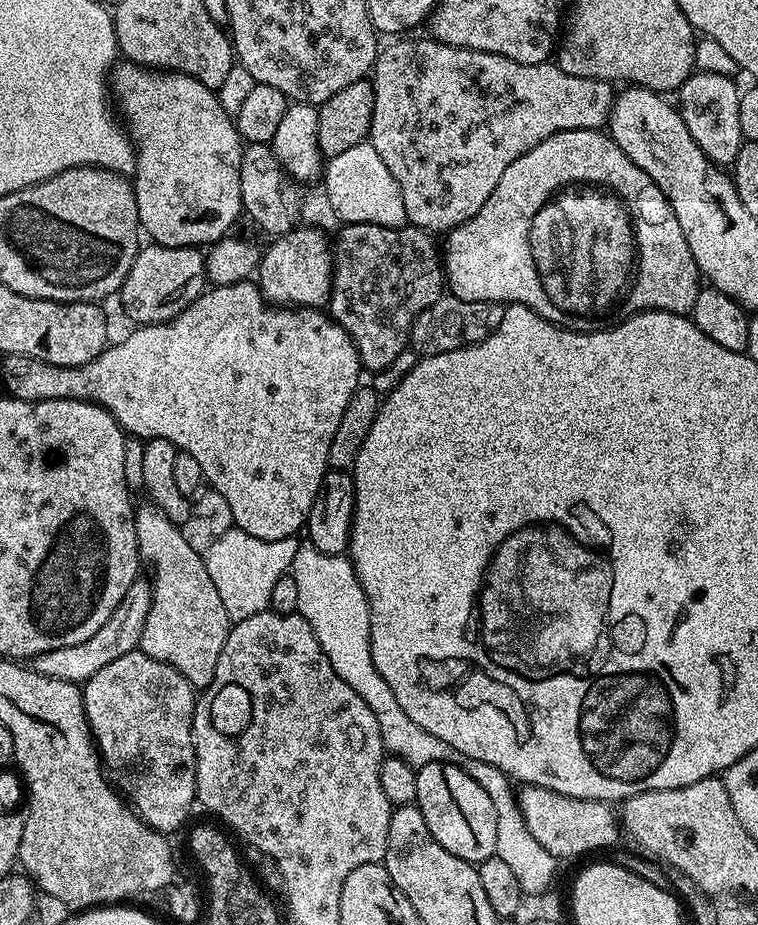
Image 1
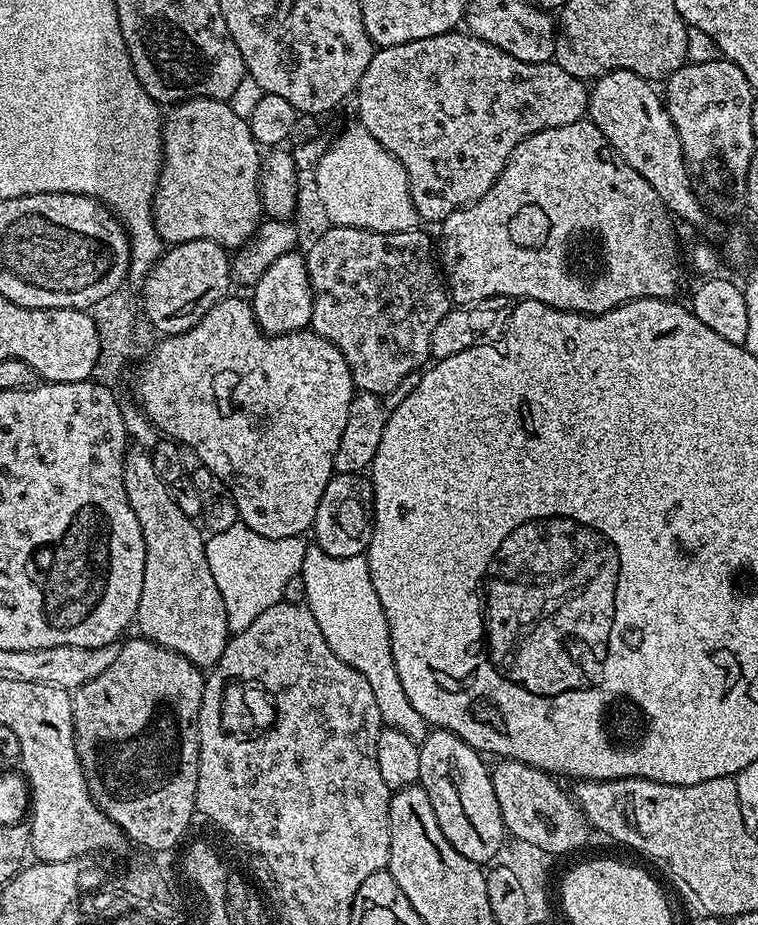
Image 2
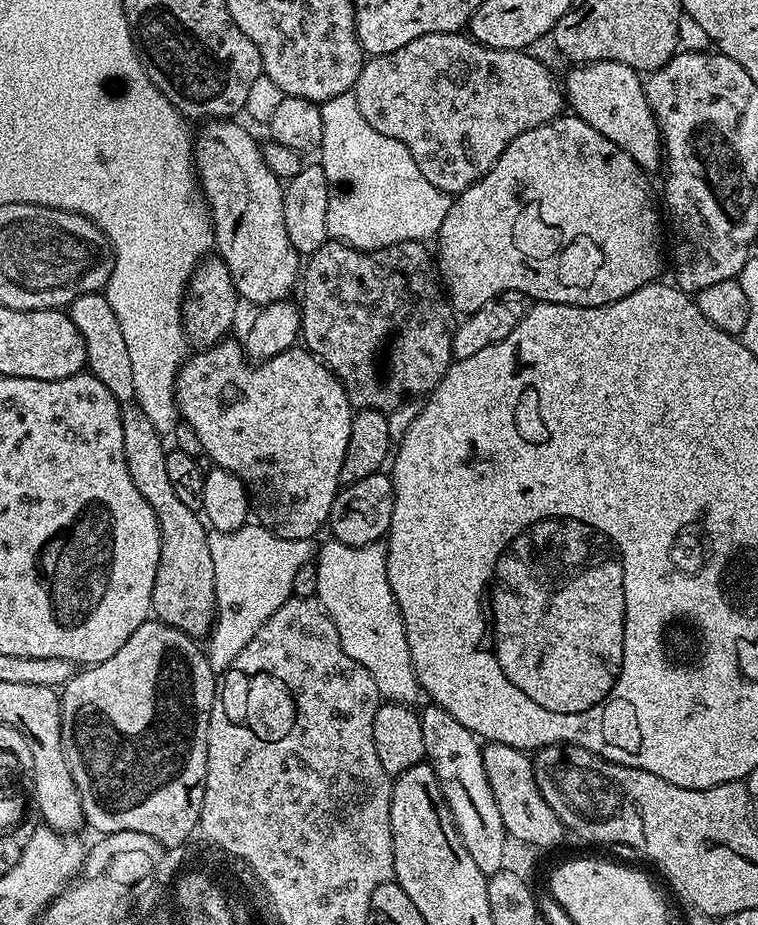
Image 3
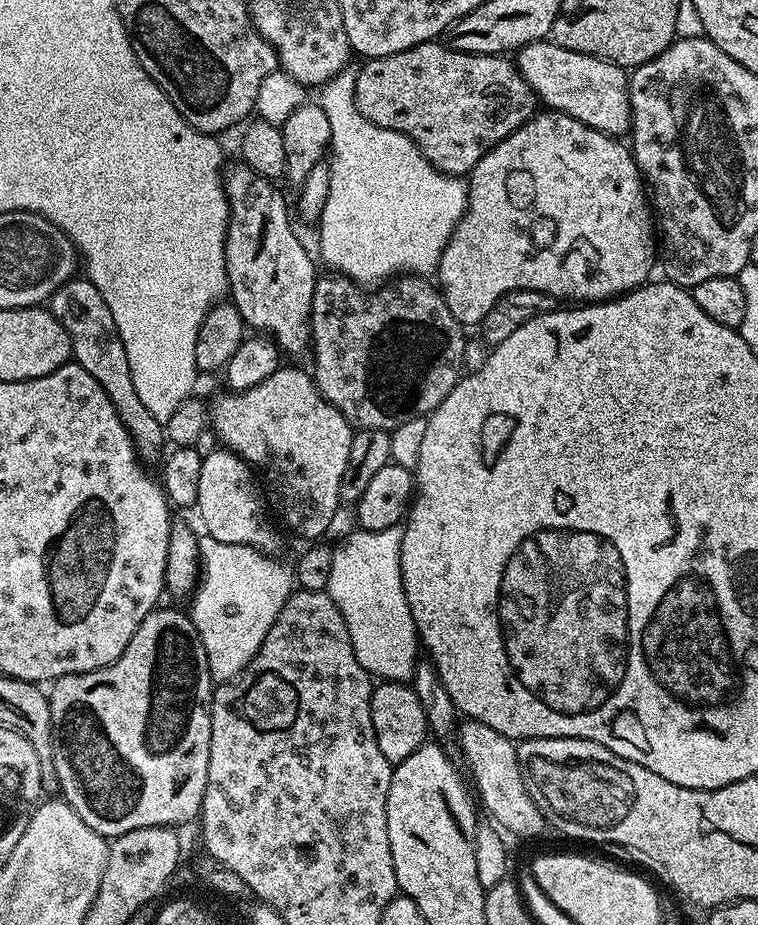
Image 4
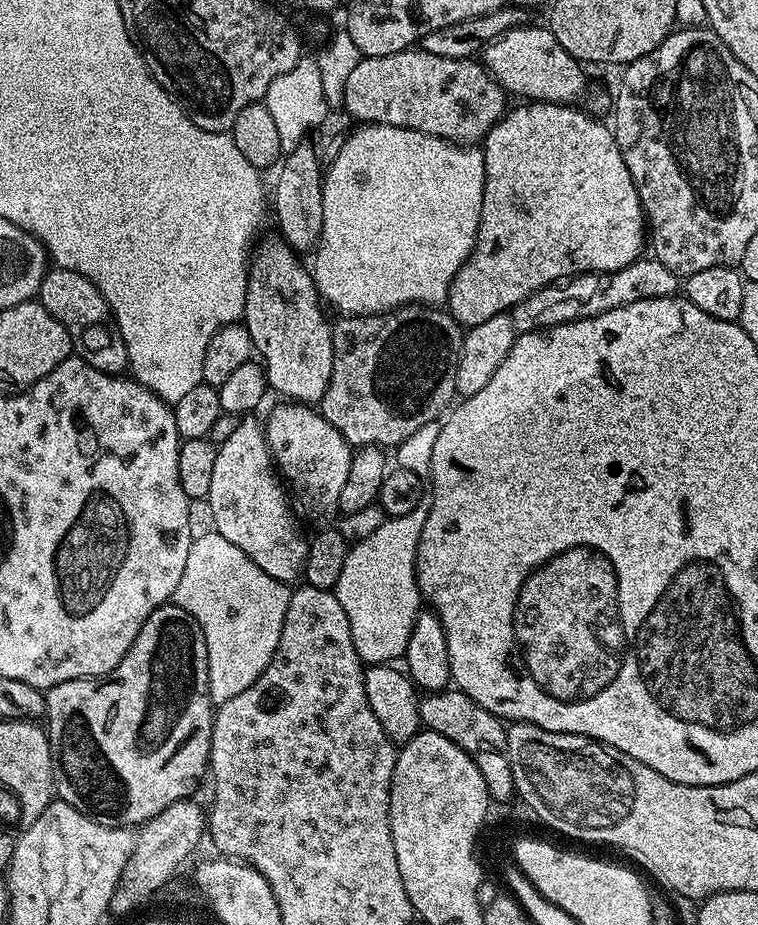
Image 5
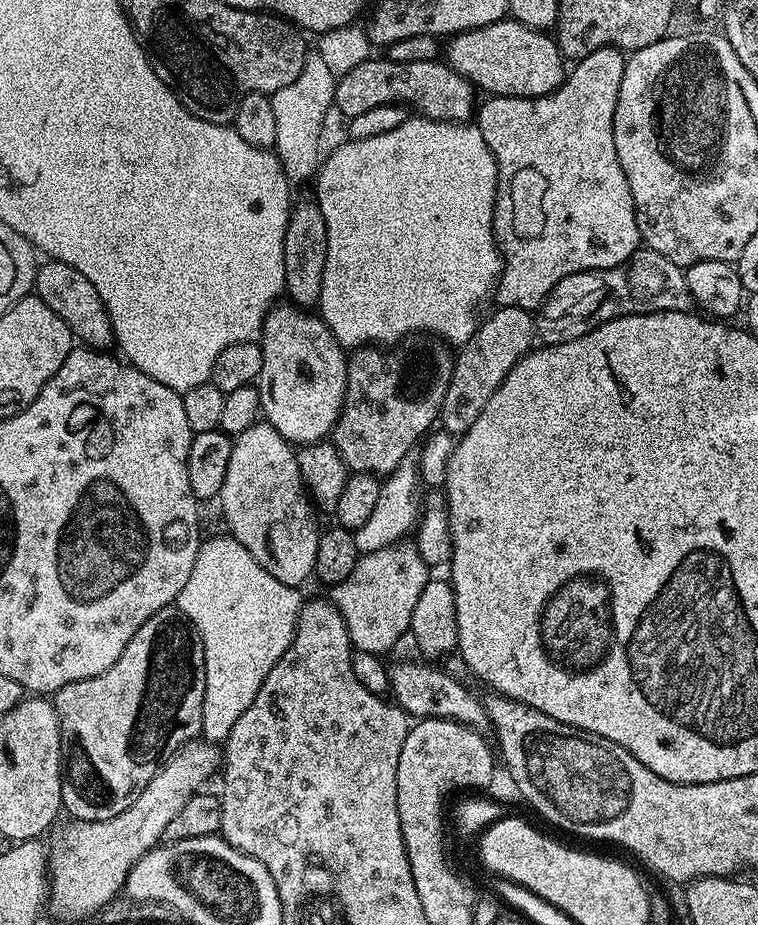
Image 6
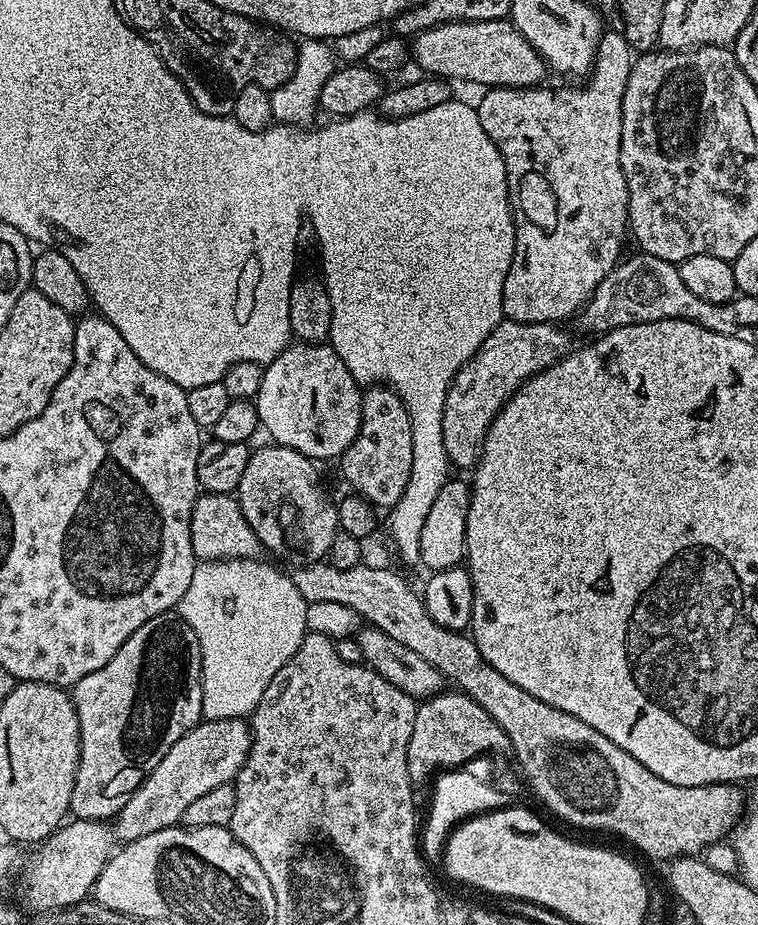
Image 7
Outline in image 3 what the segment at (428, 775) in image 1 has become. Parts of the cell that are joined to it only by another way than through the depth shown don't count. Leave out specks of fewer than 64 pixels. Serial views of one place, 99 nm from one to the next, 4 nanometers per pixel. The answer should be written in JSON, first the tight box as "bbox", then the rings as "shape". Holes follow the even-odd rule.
{"bbox":[419,704,507,876],"shape":[[[433,704],[419,713],[422,722],[422,742],[425,759],[432,765],[435,776],[442,786],[444,800],[450,806],[452,819],[459,830],[463,845],[485,876],[502,870],[502,851],[507,836],[502,825],[502,814],[494,800],[486,776],[484,755],[479,739],[462,726],[452,714]]]}

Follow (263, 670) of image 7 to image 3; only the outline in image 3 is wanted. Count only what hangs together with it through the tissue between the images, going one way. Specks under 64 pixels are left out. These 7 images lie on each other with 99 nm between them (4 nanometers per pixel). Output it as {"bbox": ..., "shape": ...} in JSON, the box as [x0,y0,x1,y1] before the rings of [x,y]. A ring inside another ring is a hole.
{"bbox":[206,522,318,674],"shape":[[[247,522],[232,532],[209,531],[210,558],[214,561],[214,590],[216,591],[216,623],[206,637],[208,661],[218,674],[226,669],[242,654],[246,642],[262,630],[262,622],[278,610],[288,599],[291,599],[295,571],[300,566],[311,563],[318,551],[317,543],[311,539],[278,538],[268,528],[263,528],[259,522]]]}

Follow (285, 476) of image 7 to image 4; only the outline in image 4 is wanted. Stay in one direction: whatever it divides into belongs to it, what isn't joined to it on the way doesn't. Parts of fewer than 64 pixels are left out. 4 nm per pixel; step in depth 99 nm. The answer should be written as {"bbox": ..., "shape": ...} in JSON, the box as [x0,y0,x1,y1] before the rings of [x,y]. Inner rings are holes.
{"bbox":[196,448,278,554],"shape":[[[225,448],[217,449],[203,455],[201,477],[198,478],[196,510],[199,510],[206,526],[205,533],[218,542],[230,545],[248,544],[266,554],[275,553],[278,534],[268,520],[251,465],[235,452]]]}

